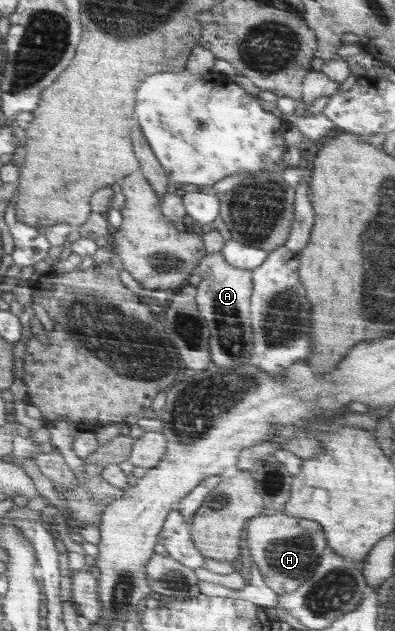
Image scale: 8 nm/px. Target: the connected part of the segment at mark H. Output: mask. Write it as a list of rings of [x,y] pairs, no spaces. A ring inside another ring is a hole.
[[[282,511],[258,515],[248,523],[246,531],[245,555],[257,565],[265,584],[279,596],[292,593],[299,585],[307,582],[321,563],[323,553],[330,547],[325,537],[325,530],[312,519],[287,515]]]

